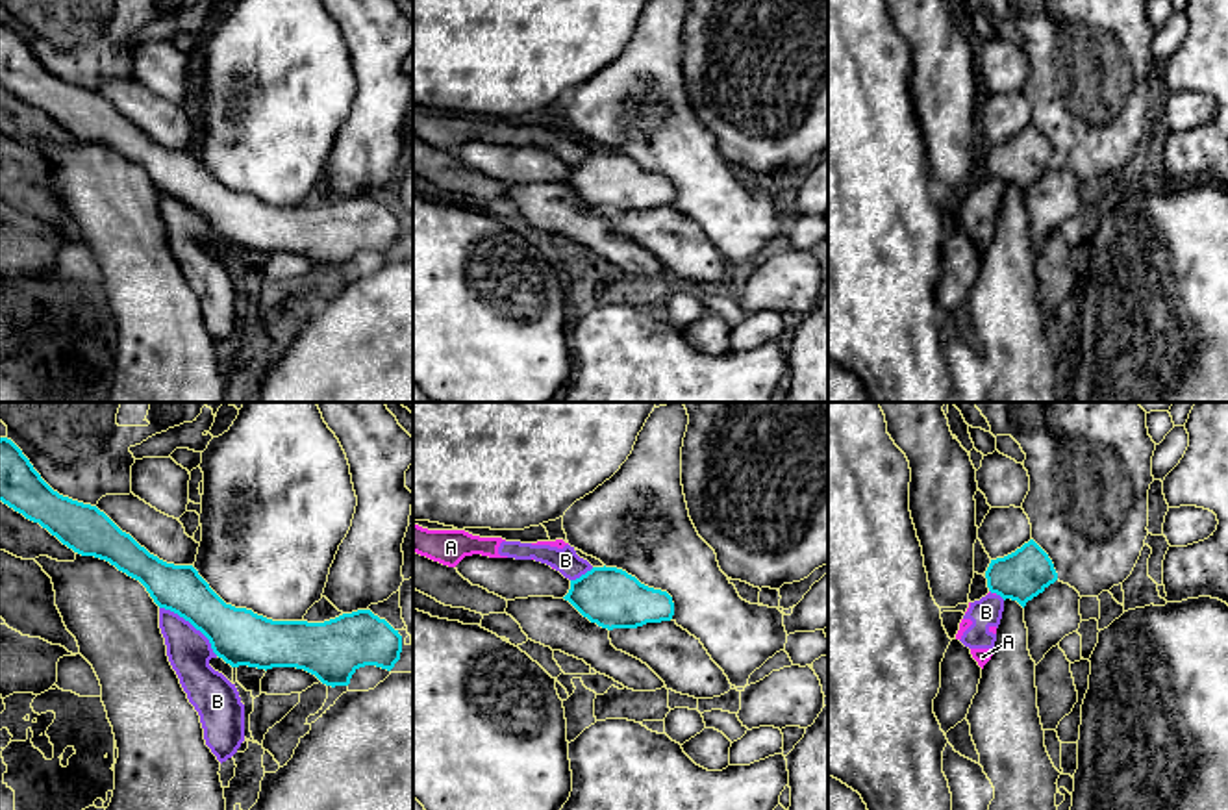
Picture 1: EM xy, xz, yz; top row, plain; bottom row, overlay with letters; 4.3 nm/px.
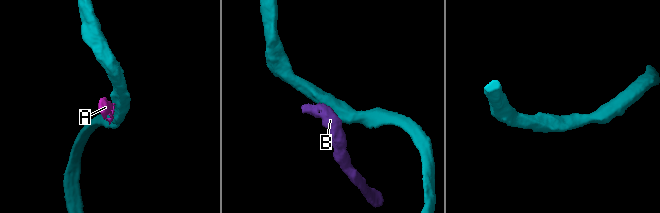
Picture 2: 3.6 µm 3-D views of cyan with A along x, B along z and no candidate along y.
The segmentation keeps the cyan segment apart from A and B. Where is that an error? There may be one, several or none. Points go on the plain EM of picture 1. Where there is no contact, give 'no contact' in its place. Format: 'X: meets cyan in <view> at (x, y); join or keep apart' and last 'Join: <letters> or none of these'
A: meets cyan in yz at (993, 177); keep apart
B: meets cyan in xy at (191, 208); keep apart
Join: none of these

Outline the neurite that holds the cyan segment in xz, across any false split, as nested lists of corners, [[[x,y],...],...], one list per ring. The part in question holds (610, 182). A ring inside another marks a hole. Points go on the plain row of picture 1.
[[[593,152],[563,182],[583,202],[602,213],[637,213],[646,208],[670,206],[674,187],[667,176],[648,172],[617,152]]]

